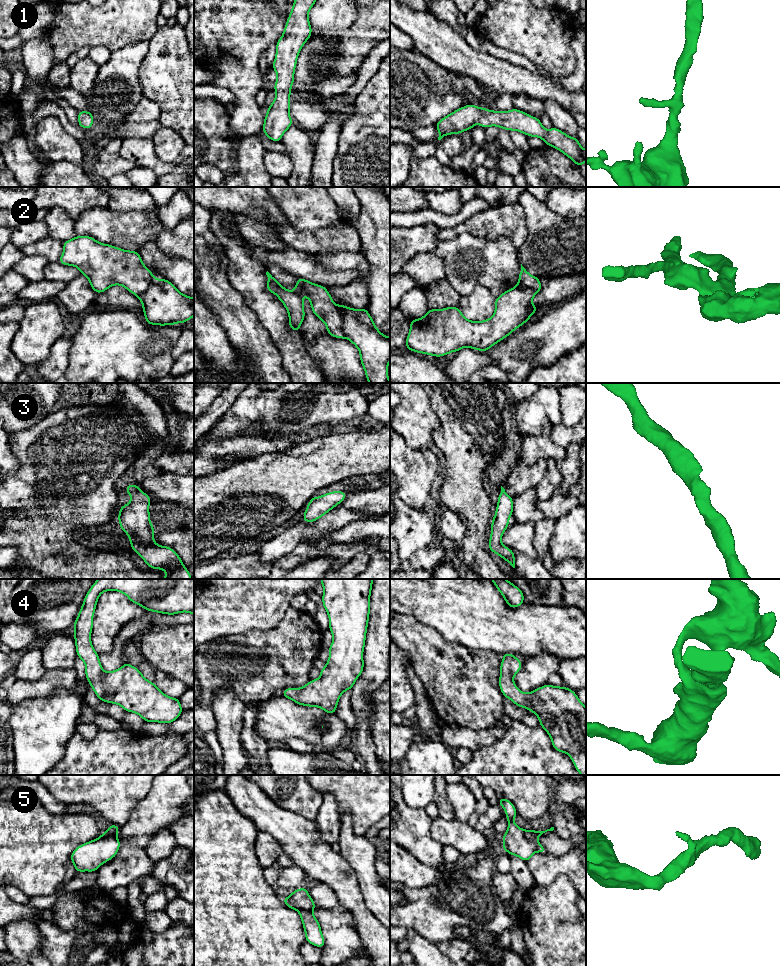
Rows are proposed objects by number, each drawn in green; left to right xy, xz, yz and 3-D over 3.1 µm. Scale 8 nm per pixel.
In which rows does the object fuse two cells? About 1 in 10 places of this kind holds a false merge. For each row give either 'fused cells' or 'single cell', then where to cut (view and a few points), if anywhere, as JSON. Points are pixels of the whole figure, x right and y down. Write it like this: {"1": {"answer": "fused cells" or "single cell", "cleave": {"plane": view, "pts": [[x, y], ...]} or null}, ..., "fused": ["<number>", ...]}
{"1": {"answer": "single cell", "cleave": null}, "2": {"answer": "fused cells", "cleave": {"plane": "xz", "pts": [[336, 305], [341, 317], [341, 327], [345, 337]]}}, "3": {"answer": "single cell", "cleave": null}, "4": {"answer": "single cell", "cleave": null}, "5": {"answer": "single cell", "cleave": null}, "fused": ["2"]}

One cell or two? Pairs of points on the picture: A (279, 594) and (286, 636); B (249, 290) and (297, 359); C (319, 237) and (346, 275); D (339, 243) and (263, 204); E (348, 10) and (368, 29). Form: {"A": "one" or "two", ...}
{"A": "two", "B": "one", "C": "two", "D": "one", "E": "two"}

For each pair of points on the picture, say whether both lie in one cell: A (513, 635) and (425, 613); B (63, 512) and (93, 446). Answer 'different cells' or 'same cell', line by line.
A: same cell
B: same cell

